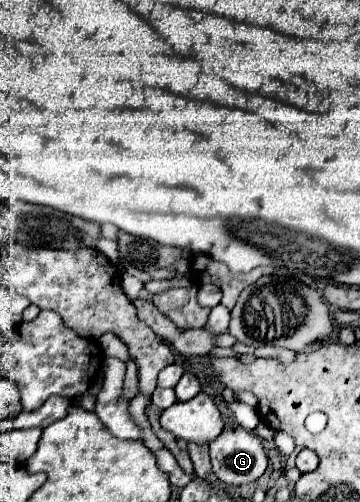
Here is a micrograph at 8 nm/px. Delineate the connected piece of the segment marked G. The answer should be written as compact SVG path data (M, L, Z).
M244 428L224 430L216 440L212 440L210 458L218 480L232 486L258 480L268 466L262 440Z

